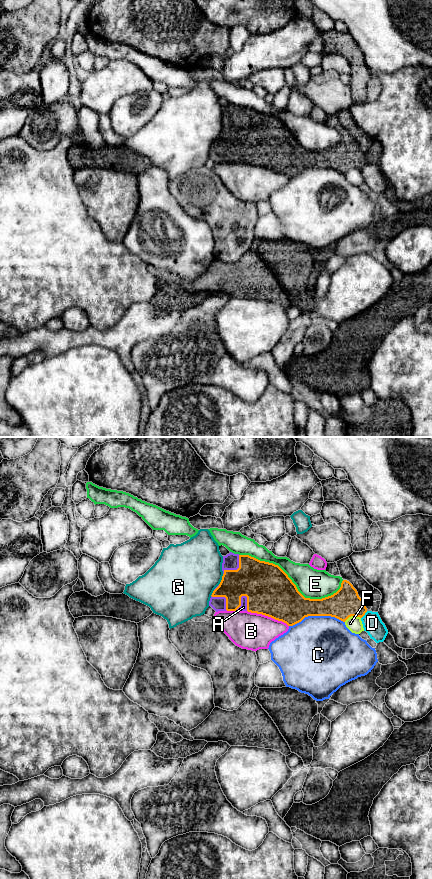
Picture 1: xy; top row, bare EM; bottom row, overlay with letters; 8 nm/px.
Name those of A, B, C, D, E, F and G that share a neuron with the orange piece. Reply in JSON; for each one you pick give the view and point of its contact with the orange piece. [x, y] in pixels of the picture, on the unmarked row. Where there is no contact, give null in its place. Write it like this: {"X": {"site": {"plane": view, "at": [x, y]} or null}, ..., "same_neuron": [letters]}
{"A": {"site": {"plane": "xy", "at": [240, 153]}}, "same_neuron": ["A"]}

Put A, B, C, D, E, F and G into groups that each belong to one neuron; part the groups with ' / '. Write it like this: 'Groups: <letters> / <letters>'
Groups: A / B / C / D / E / F / G

